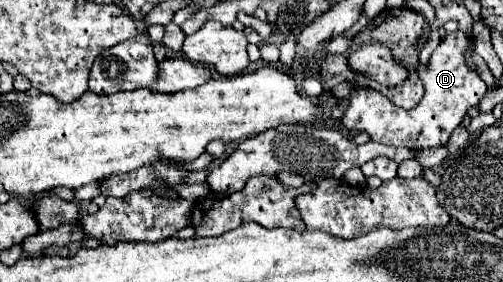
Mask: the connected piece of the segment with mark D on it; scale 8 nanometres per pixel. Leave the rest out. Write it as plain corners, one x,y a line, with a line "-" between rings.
457,29
455,33
445,35
427,65
419,63
417,75
425,83
425,95
413,111
397,107
393,101
371,87
355,87
349,97
349,107
343,115
343,125
349,131
365,131
371,141
393,147
407,147
417,151
425,147
445,145
467,111
471,107
479,107
479,101
485,95
485,83
473,69
467,67
465,51
475,51
475,41

